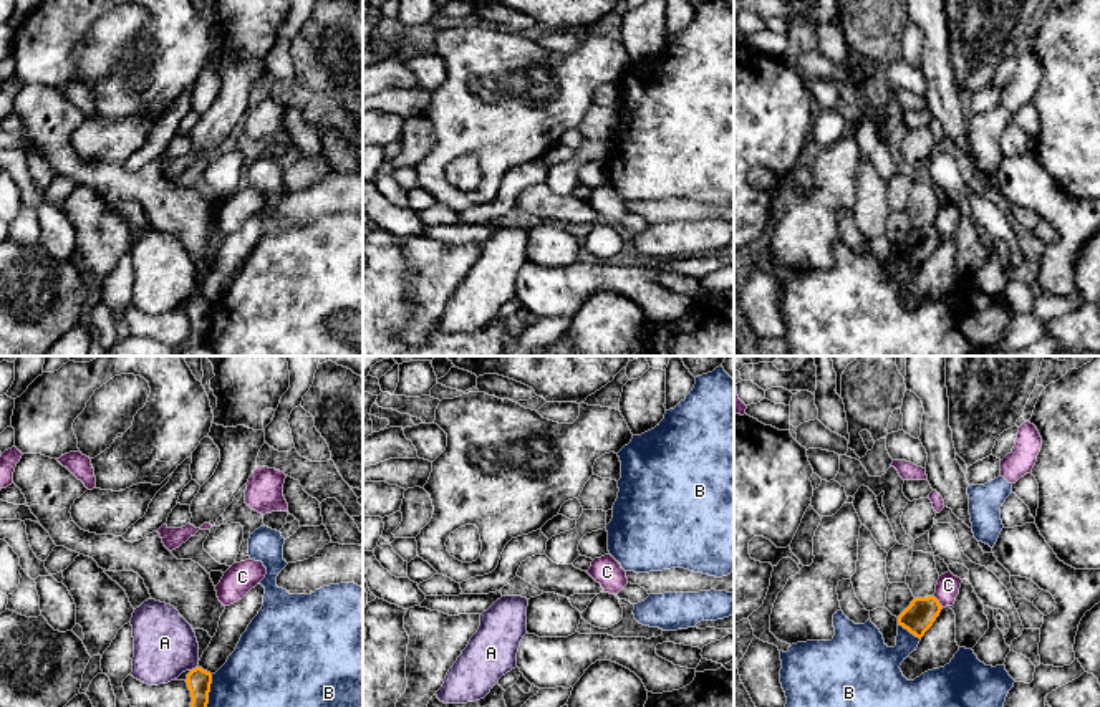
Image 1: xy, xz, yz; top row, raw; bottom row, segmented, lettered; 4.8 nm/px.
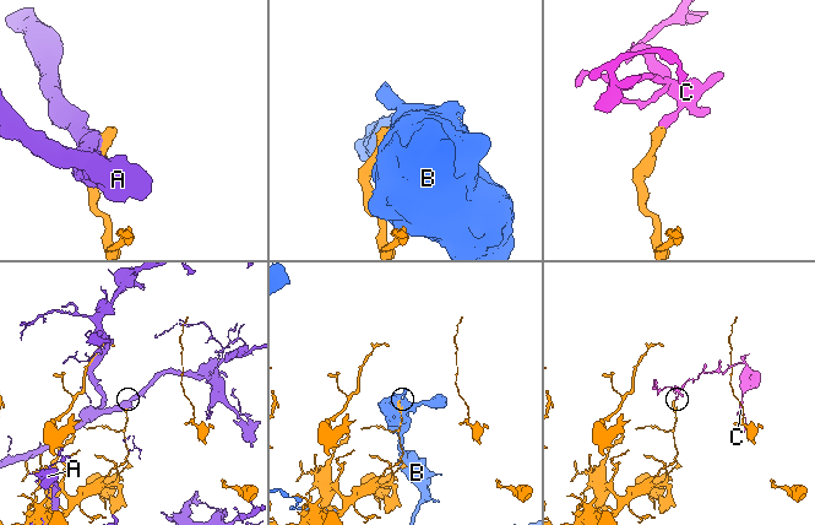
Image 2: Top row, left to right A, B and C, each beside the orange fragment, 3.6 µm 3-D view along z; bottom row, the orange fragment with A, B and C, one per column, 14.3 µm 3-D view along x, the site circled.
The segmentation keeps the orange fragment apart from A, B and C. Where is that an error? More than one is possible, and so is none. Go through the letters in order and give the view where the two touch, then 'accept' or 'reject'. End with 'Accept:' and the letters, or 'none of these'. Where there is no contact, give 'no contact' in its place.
A: xy | reject
B: xy | reject
C: yz | reject
Accept: none of these

